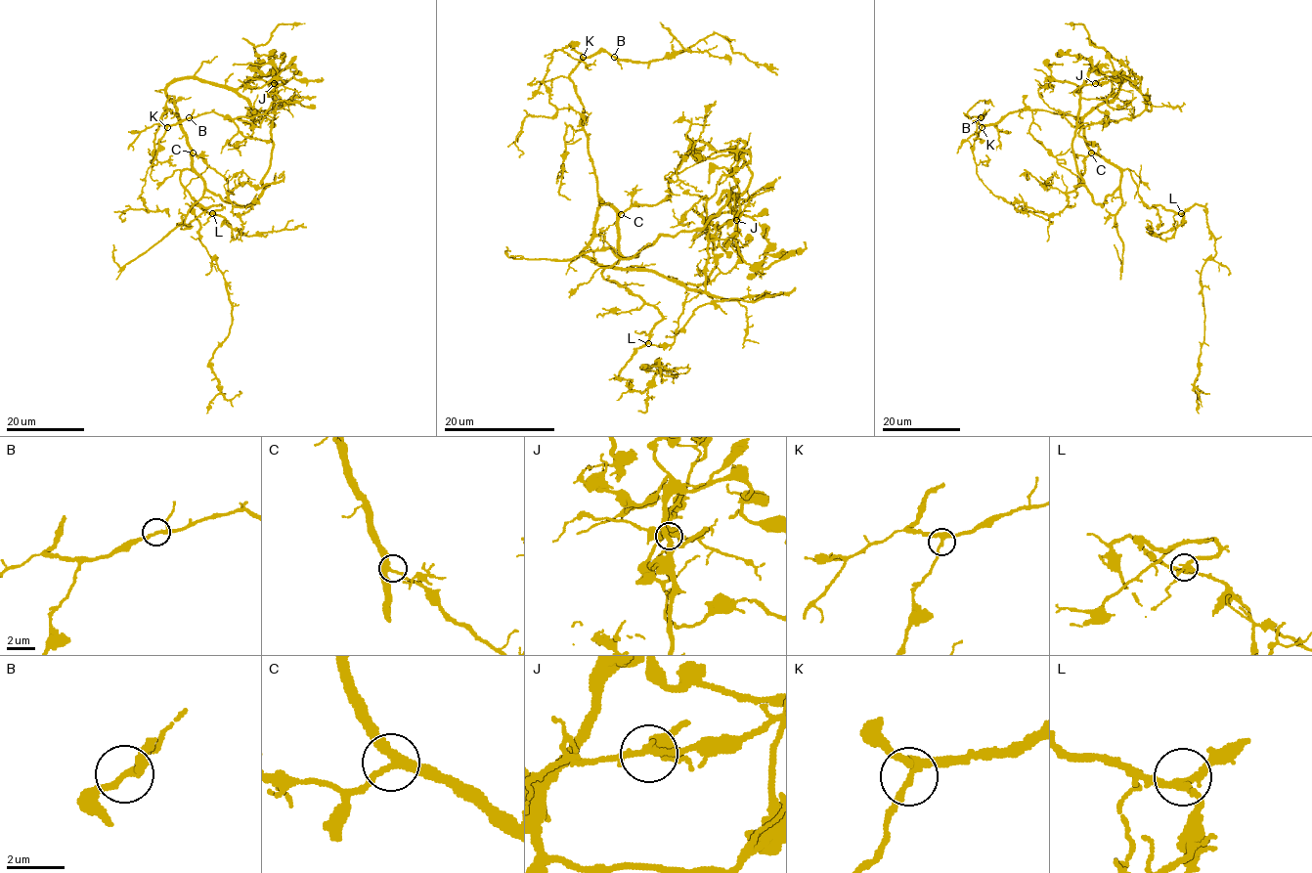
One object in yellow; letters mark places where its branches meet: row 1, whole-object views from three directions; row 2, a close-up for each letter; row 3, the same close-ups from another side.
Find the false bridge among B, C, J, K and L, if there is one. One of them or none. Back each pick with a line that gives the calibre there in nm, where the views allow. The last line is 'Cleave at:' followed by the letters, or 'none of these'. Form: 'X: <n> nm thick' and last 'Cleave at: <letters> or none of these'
Cleave at: none of these

